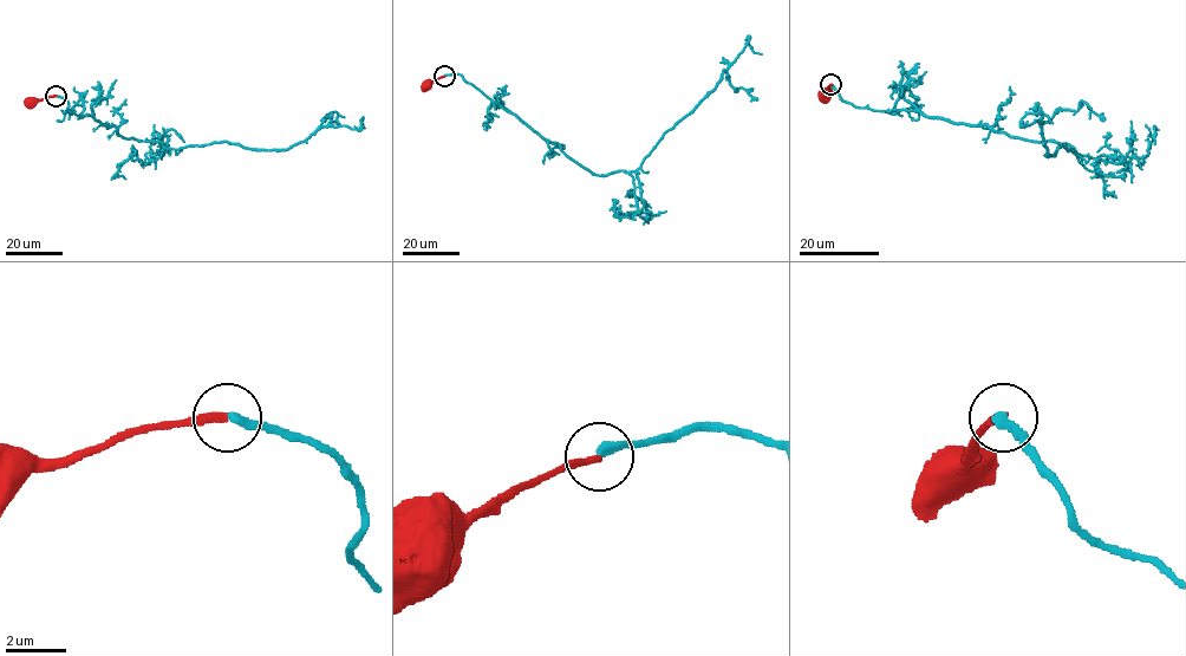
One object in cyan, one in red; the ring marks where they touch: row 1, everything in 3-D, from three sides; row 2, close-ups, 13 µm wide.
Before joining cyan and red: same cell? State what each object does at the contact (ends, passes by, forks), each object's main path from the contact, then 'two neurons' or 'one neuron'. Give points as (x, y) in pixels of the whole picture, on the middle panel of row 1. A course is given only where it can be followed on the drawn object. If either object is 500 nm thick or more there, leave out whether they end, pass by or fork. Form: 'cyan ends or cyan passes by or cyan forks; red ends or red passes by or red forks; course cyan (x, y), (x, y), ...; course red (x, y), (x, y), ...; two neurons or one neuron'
cyan ends; red ends; course cyan (444, 76), (458, 73), (605, 175), (636, 170), (712, 92), (747, 37), (762, 53); course red (444, 76), (425, 82), (425, 85); two neurons

